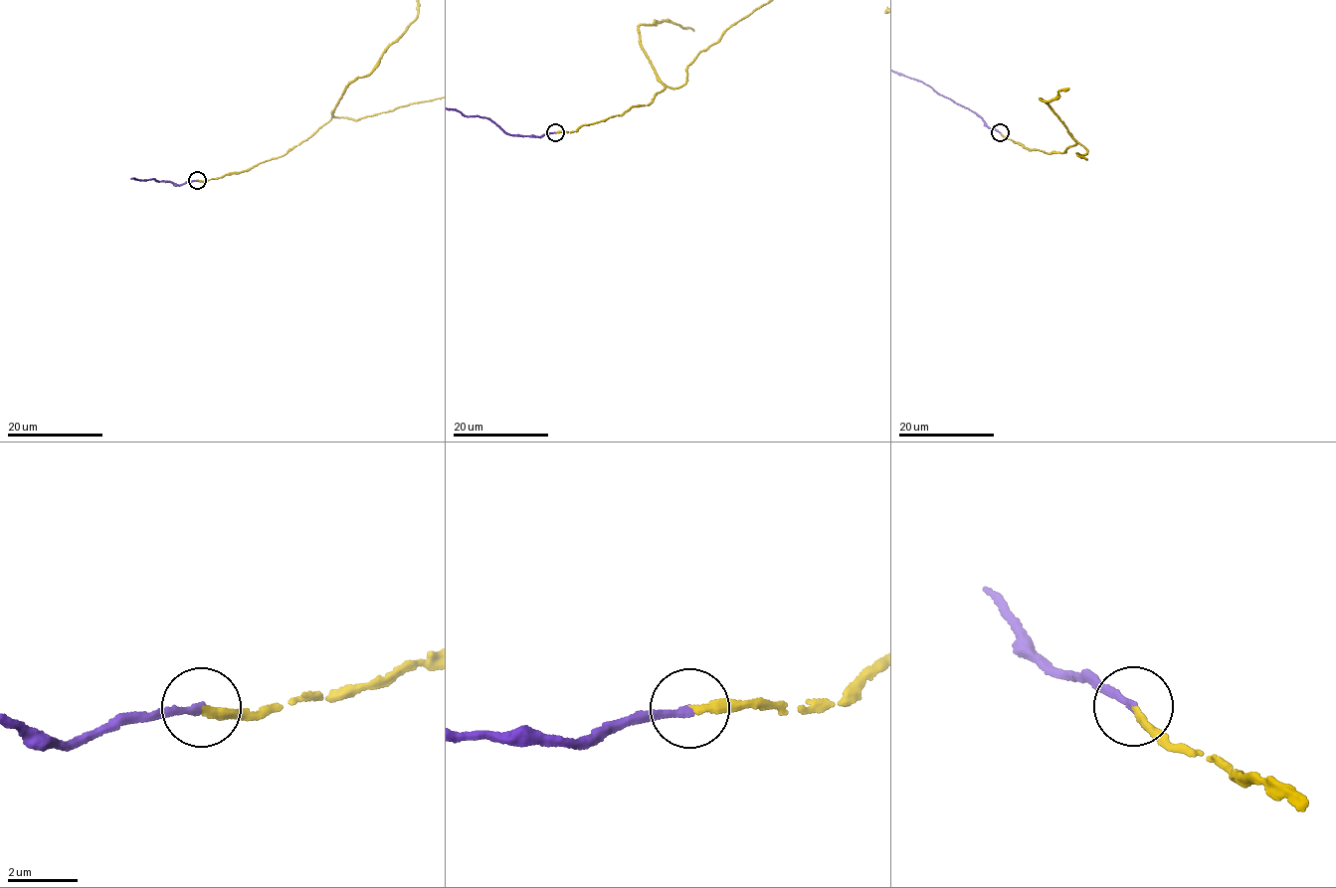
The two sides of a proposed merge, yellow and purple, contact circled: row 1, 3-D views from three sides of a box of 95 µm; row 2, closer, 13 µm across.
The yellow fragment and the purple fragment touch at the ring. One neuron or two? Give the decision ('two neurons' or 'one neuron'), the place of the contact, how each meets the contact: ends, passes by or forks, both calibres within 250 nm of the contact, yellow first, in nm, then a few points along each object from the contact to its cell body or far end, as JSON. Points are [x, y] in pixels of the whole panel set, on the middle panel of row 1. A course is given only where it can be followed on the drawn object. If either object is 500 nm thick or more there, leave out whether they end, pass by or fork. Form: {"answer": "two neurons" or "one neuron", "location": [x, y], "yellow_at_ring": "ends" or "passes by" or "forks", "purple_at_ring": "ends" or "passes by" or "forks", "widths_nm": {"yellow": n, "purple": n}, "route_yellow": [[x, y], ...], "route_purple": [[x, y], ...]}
{"answer": "one neuron", "location": [555, 132], "yellow_at_ring": "ends", "purple_at_ring": "ends", "widths_nm": {"yellow": 200, "purple": 200}, "route_purple": [[555, 131], [535, 137], [508, 134], [485, 117], [469, 116]]}

